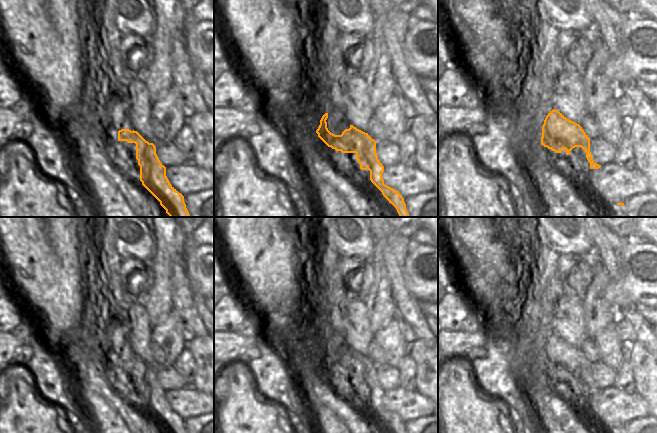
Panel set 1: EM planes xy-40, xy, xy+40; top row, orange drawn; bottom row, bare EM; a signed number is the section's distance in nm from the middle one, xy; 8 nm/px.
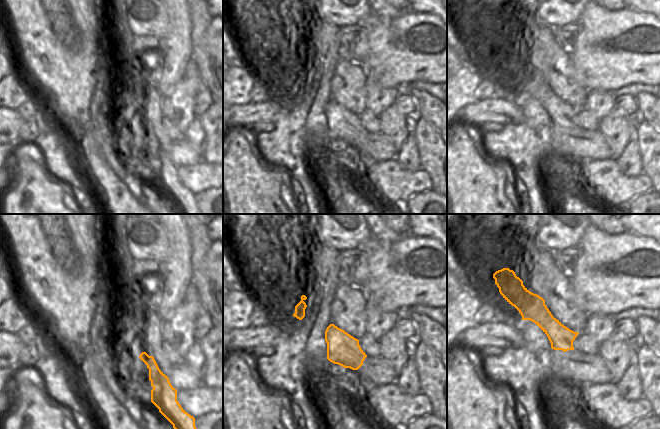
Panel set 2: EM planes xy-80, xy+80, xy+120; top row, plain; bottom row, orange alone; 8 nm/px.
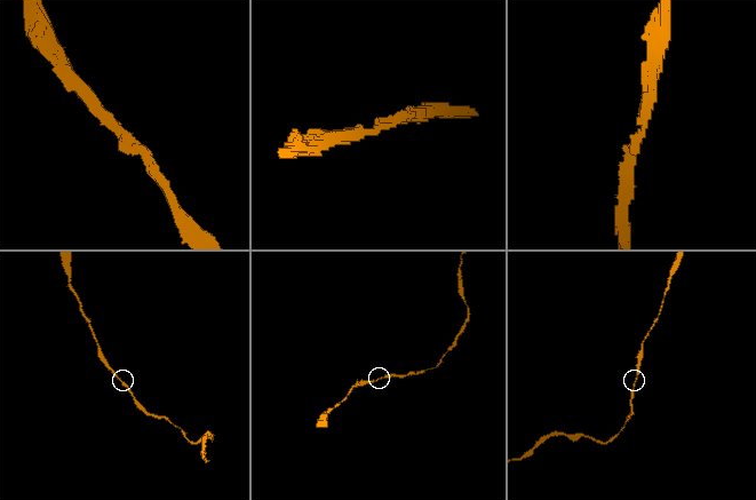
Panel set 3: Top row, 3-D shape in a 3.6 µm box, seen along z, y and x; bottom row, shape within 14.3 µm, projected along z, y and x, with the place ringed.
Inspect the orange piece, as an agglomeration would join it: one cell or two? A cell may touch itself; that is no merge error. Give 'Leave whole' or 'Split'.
Leave whole.

